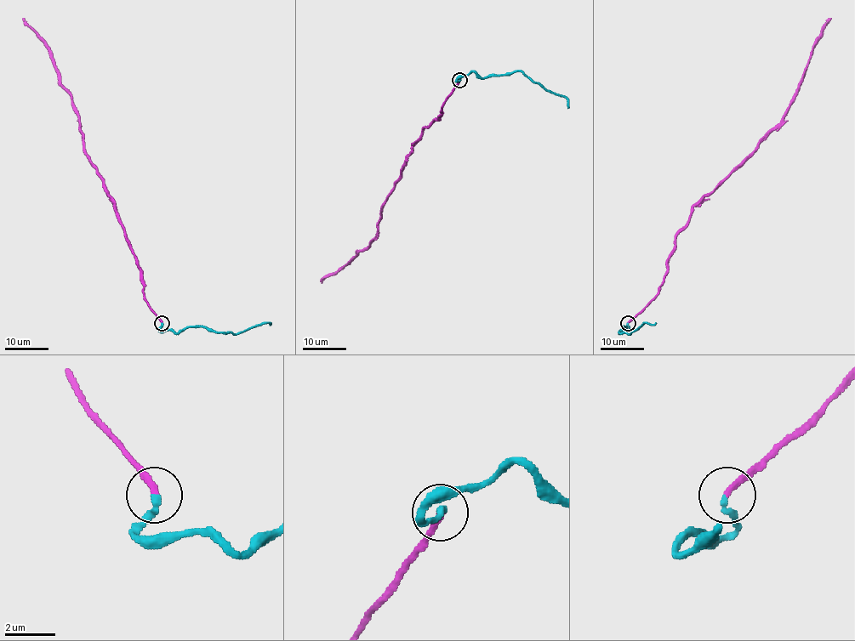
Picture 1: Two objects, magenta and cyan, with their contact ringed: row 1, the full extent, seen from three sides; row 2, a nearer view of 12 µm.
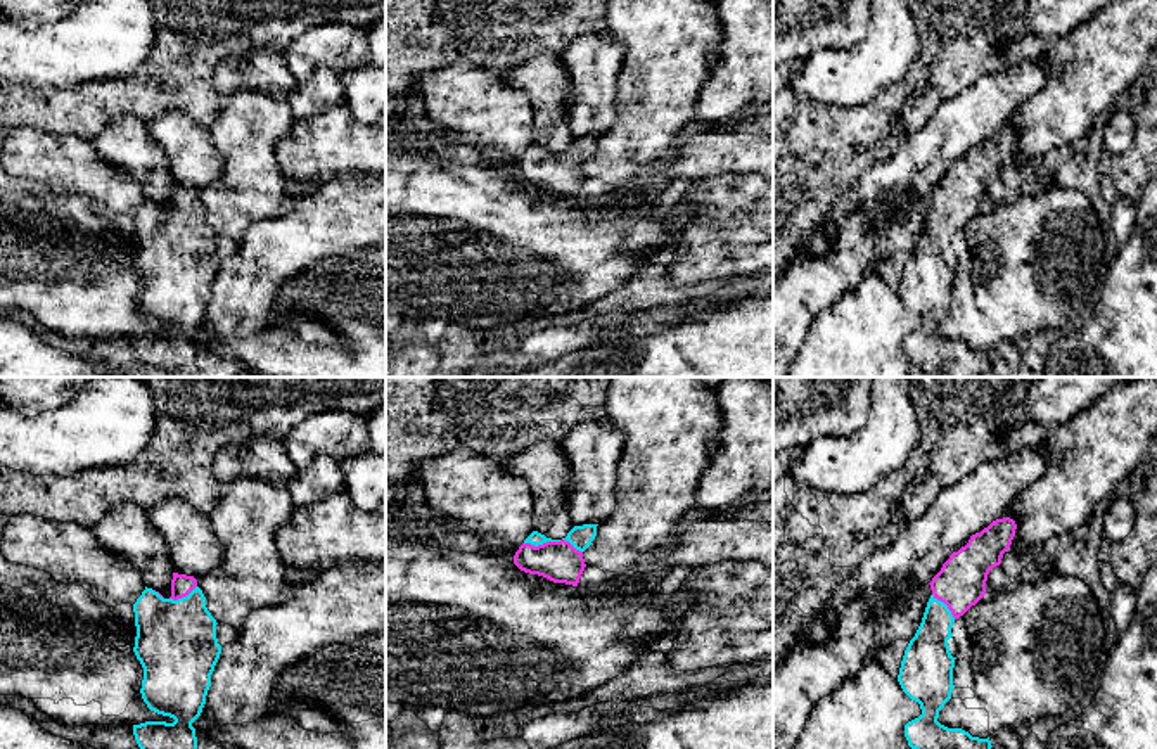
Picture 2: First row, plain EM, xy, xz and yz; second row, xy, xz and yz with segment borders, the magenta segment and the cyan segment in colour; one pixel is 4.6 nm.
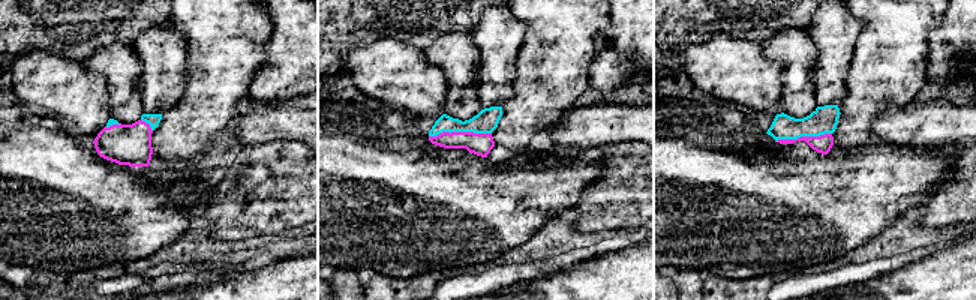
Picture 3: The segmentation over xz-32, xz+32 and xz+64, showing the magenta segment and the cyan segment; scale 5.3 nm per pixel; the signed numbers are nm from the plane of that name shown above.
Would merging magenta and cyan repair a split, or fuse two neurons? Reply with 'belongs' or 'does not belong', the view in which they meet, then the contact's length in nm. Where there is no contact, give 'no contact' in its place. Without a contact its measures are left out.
belongs; contact in xz; length 280 nm

